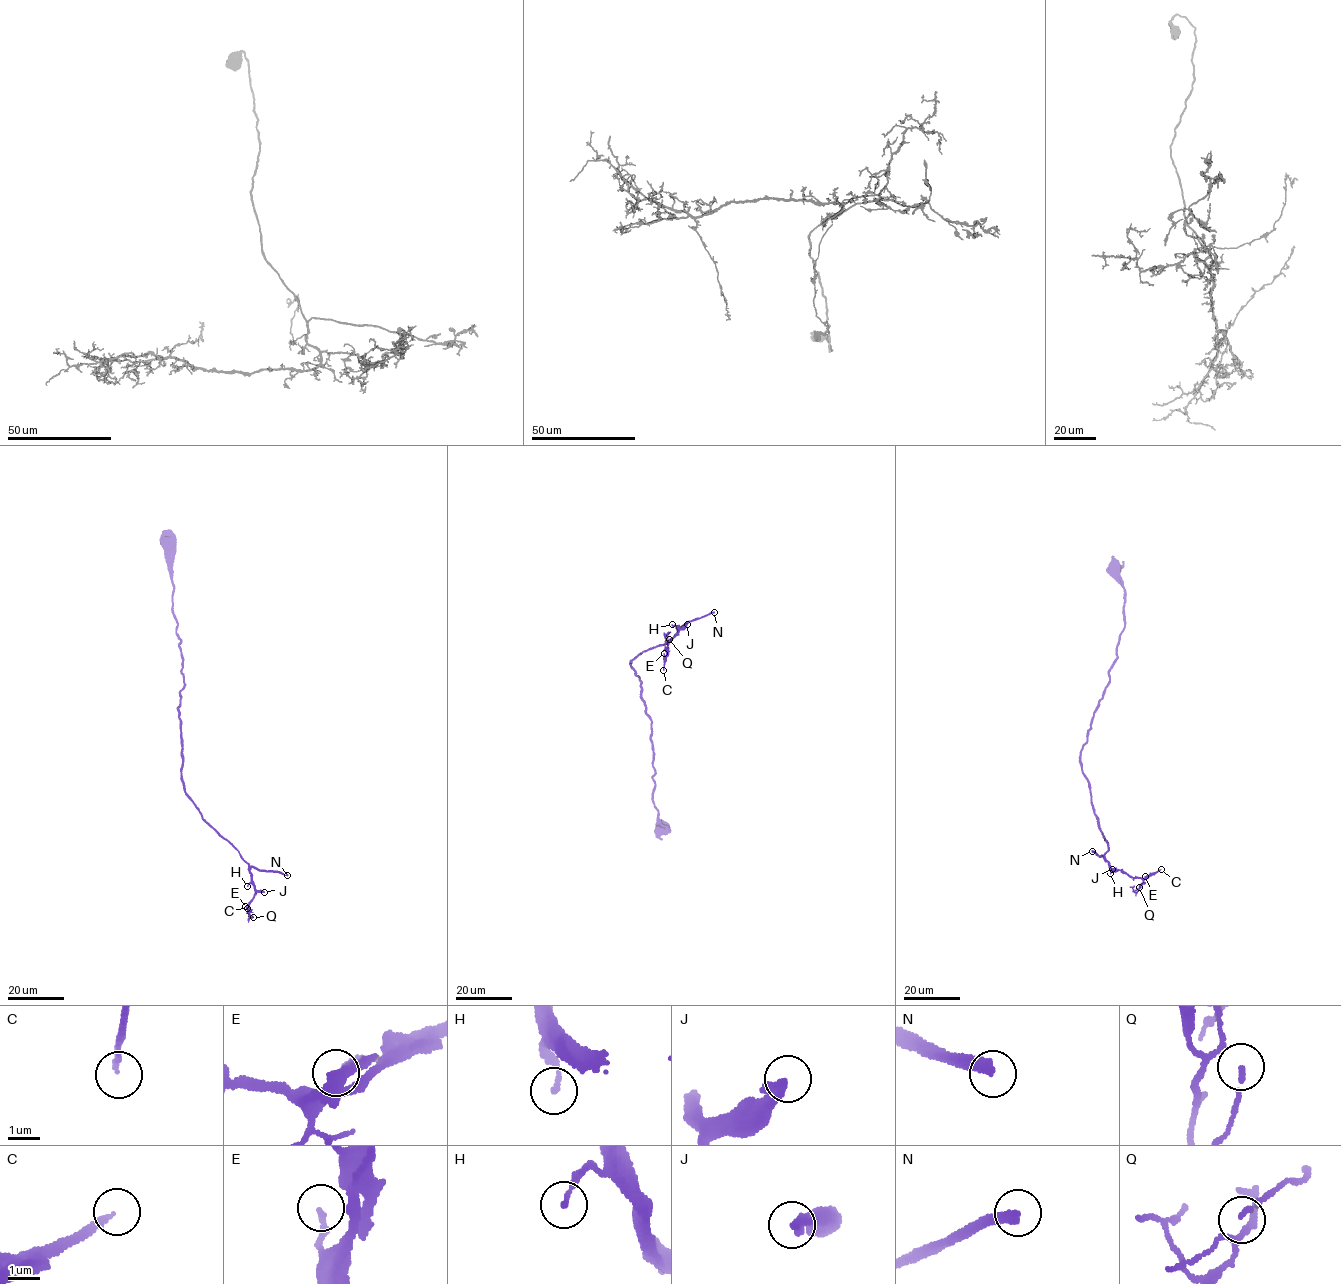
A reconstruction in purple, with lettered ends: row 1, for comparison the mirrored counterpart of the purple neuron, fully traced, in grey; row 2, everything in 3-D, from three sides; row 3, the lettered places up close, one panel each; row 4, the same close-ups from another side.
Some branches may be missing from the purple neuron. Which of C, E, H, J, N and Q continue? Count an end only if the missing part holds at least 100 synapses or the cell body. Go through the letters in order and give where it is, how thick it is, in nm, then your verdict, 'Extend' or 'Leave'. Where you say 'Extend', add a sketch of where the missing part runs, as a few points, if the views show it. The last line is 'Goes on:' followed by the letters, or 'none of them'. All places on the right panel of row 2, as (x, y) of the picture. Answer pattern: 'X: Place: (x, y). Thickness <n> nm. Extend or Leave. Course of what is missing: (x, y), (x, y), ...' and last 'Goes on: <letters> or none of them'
C: Place: (1161, 869). Thickness 180 nm. Extend. Course of what is missing: (1161, 869), (1202, 856), (1224, 820), (1223, 804), (1227, 801), (1230, 770), (1248, 743)
E: Place: (1145, 876). Thickness 200 nm. Leave
H: Place: (1110, 873). Thickness 130 nm. Leave
J: Place: (1112, 869). Thickness 360 nm. Extend
N: Place: (1092, 851). Thickness 360 nm. Extend. Course of what is missing: (1092, 851), (1104, 824), (1098, 810), (1112, 820), (1129, 799), (1129, 772), (1119, 751), (1131, 748)
Q: Place: (1139, 887). Thickness 80 nm. Leave
Goes on: C, J, N

